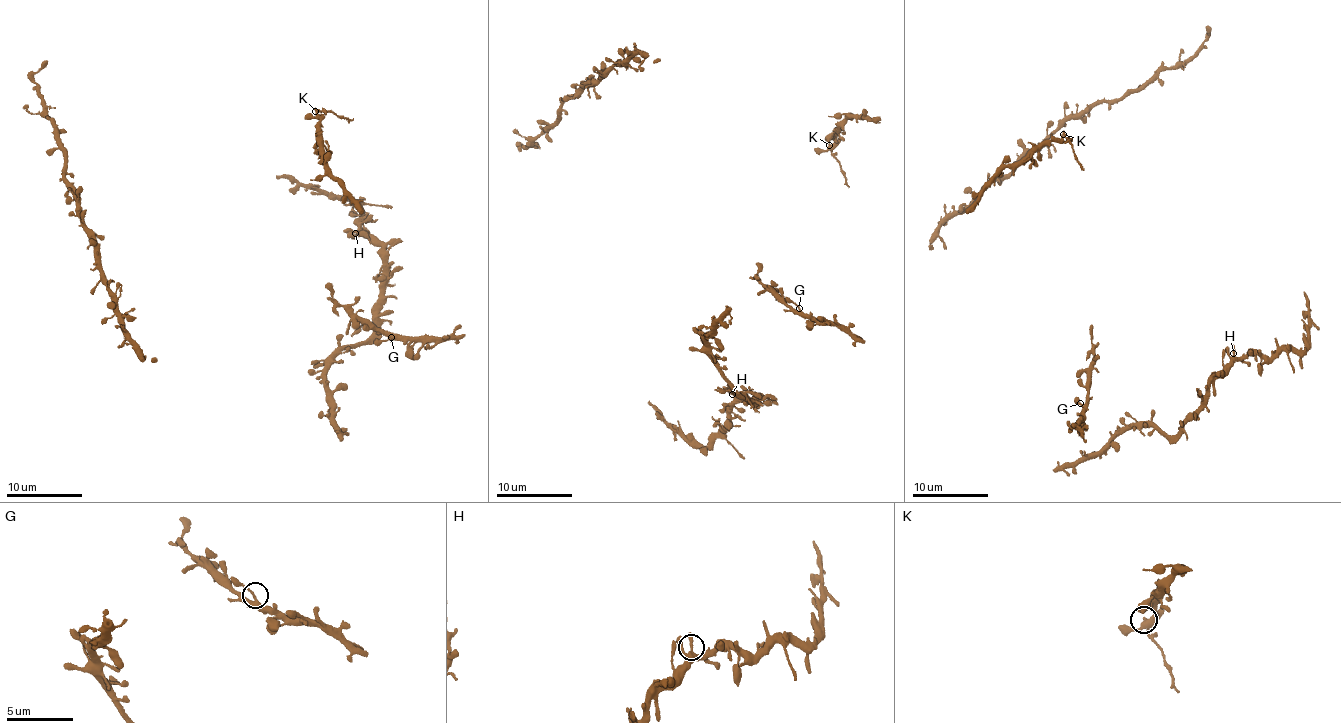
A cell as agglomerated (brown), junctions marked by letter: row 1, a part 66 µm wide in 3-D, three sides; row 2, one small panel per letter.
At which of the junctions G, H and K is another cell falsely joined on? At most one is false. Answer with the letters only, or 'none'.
K

